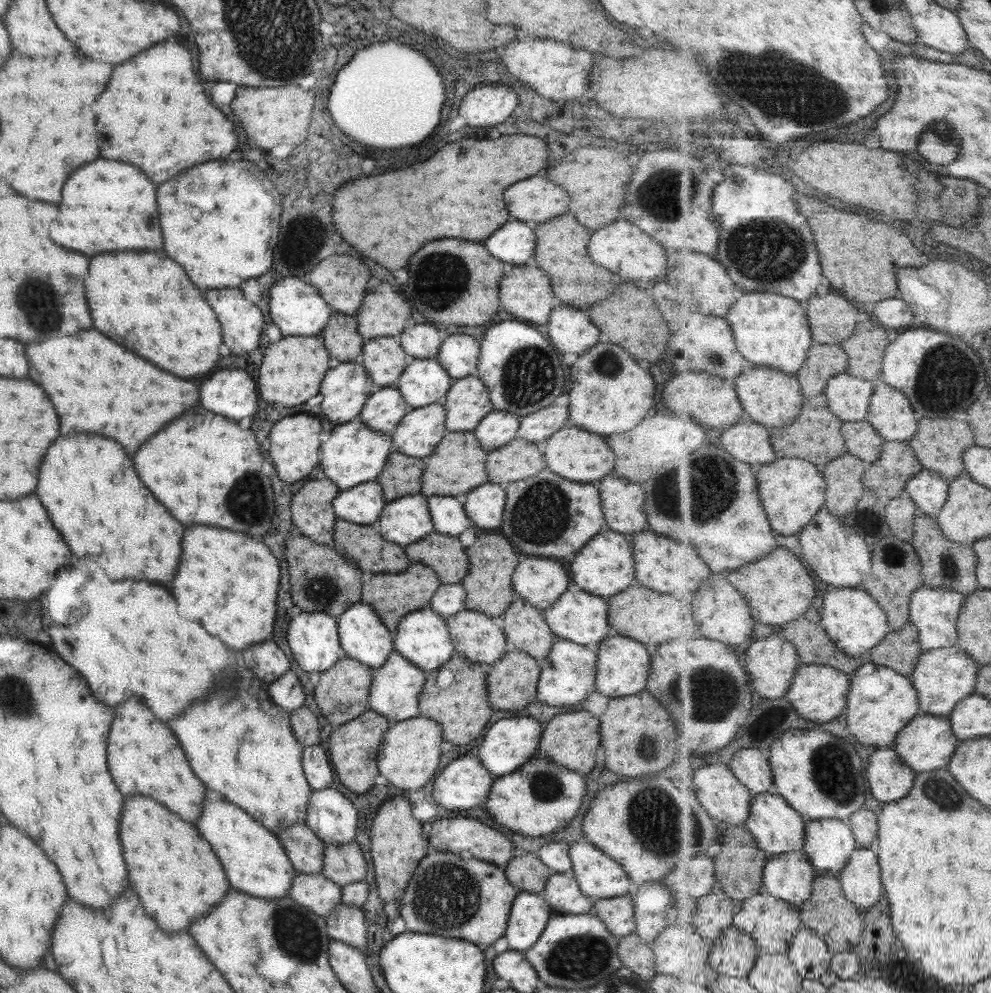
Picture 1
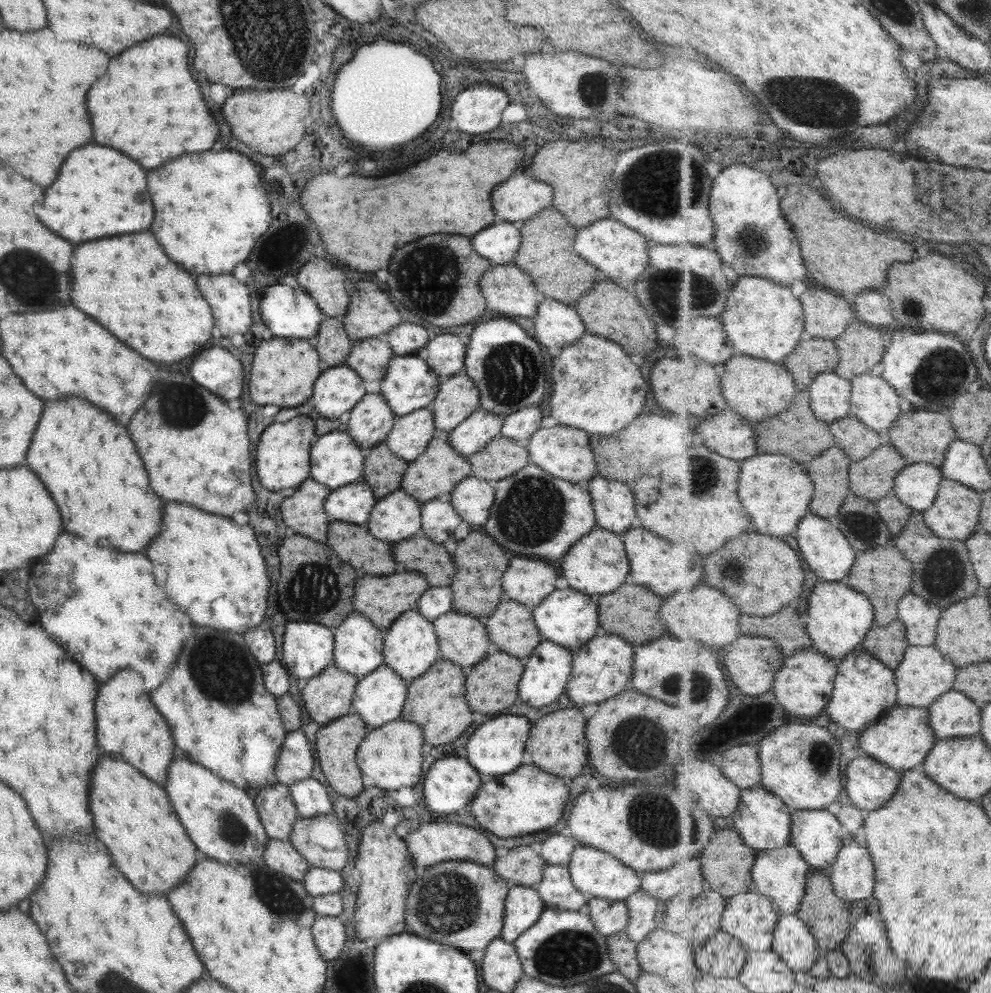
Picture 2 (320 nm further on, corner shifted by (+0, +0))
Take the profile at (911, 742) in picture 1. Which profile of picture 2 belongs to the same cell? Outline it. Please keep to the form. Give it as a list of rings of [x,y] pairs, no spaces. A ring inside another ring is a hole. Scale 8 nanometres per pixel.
[[[907,705],[889,709],[874,725],[862,730],[860,736],[860,747],[866,755],[901,772],[921,768],[939,740],[930,725],[930,710]]]

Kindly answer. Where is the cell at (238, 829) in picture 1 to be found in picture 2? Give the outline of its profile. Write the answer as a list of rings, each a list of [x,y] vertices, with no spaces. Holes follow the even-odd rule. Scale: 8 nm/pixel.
[[[173,757],[167,767],[165,786],[169,803],[183,824],[195,848],[221,864],[261,864],[267,836],[261,826],[254,801],[245,790],[224,781],[200,764],[183,757]]]

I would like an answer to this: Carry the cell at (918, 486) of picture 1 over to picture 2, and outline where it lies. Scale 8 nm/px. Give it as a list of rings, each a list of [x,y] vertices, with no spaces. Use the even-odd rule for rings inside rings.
[[[928,462],[908,464],[895,479],[893,494],[915,511],[929,510],[942,485],[942,469]]]

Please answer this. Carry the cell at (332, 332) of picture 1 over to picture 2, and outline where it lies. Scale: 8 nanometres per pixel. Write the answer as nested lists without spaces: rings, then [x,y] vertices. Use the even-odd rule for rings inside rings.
[[[324,316],[316,336],[314,349],[322,367],[343,365],[353,342],[344,331],[342,318]]]

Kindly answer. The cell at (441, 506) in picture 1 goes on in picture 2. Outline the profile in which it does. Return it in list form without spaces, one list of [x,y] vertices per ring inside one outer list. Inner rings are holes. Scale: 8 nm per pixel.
[[[437,498],[420,504],[420,531],[435,543],[454,538],[453,530],[461,522],[448,498]]]

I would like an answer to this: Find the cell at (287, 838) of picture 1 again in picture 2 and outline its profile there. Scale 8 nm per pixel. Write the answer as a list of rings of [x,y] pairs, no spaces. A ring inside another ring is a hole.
[[[277,783],[258,790],[253,798],[261,826],[269,840],[288,840],[292,822],[298,814],[288,787]]]

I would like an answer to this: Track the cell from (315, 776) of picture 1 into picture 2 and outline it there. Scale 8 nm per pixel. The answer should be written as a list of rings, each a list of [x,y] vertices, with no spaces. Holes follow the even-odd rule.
[[[299,730],[286,732],[273,769],[277,783],[289,787],[301,782],[310,777],[311,766],[313,756],[305,735]]]

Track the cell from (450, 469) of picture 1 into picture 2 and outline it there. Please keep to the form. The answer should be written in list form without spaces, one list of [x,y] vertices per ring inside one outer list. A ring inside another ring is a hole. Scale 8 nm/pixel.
[[[447,433],[435,434],[427,443],[426,449],[415,460],[408,463],[402,476],[400,488],[419,505],[433,499],[447,498],[458,480],[472,476],[468,460],[450,448],[447,435]]]

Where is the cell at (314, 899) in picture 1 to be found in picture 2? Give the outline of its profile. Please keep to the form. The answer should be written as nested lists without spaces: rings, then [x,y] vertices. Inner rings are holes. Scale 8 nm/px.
[[[269,840],[264,844],[262,862],[276,873],[302,882],[308,864],[288,840]]]

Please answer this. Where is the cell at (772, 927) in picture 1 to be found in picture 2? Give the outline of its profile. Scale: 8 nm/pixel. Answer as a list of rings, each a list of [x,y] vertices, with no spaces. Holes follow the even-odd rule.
[[[746,892],[728,898],[727,910],[723,914],[722,929],[734,935],[741,945],[750,951],[771,951],[774,948],[774,932],[778,926],[779,915],[777,903],[773,898],[759,892]]]

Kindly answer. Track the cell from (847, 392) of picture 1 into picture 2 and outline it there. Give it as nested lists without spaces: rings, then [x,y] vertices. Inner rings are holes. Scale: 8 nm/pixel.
[[[836,372],[819,373],[809,390],[814,413],[825,422],[832,423],[852,415],[851,394],[854,385],[849,379]]]

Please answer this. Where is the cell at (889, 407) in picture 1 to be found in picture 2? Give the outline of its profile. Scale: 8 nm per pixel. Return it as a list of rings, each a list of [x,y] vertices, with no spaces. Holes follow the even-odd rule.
[[[871,373],[860,374],[850,381],[854,385],[852,415],[876,432],[888,433],[902,413],[895,387],[882,376]]]

